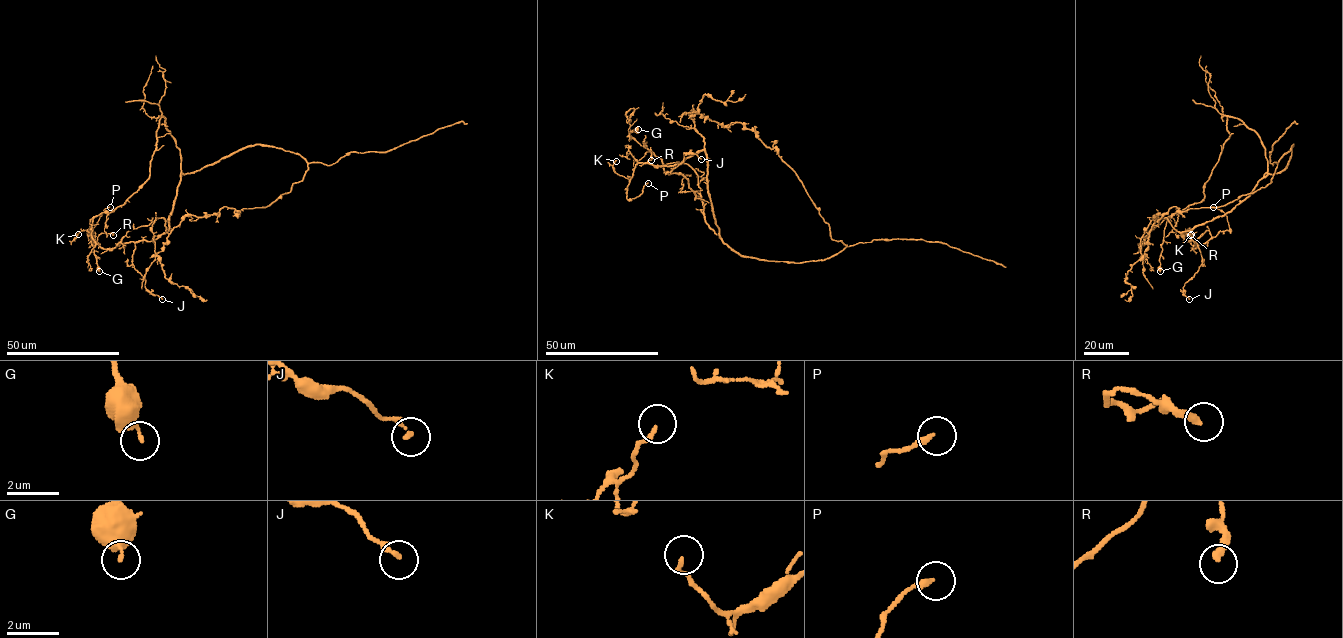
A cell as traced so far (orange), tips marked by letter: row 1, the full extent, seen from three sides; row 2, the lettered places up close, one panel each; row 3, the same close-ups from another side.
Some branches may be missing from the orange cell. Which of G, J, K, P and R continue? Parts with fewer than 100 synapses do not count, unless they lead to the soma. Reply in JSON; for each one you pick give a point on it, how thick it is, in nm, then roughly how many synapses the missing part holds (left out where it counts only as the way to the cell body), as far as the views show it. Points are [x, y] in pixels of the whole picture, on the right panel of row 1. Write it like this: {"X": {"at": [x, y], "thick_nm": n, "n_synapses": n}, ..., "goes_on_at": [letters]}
{"goes_on_at": []}

